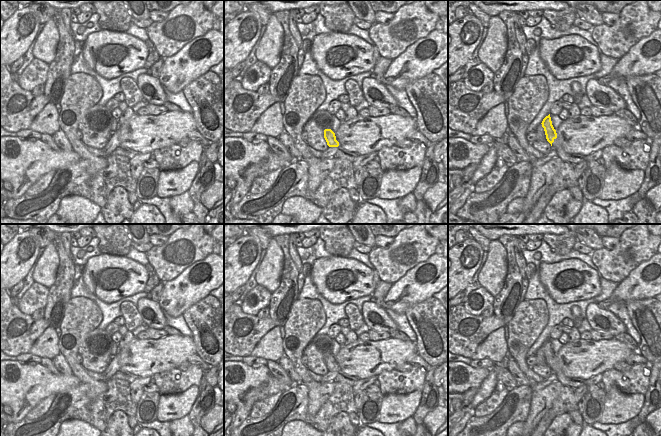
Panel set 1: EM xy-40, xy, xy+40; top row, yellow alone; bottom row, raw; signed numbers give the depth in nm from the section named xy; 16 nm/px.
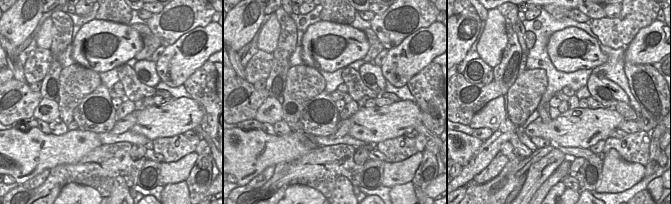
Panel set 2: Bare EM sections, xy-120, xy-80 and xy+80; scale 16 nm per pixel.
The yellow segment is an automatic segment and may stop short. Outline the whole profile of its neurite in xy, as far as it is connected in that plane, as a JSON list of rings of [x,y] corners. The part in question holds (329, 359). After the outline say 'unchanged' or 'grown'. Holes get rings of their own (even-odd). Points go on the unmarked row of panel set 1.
[[[331,353],[324,354],[324,362],[329,371],[338,371],[339,366],[336,364],[335,357]]] | unchanged

